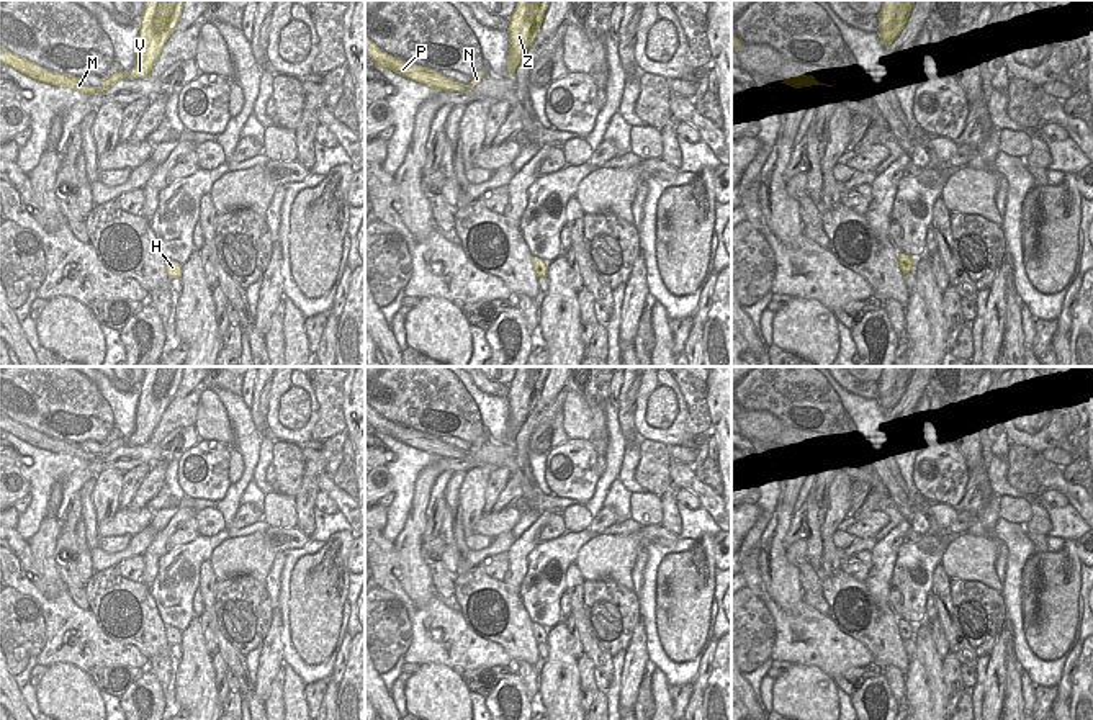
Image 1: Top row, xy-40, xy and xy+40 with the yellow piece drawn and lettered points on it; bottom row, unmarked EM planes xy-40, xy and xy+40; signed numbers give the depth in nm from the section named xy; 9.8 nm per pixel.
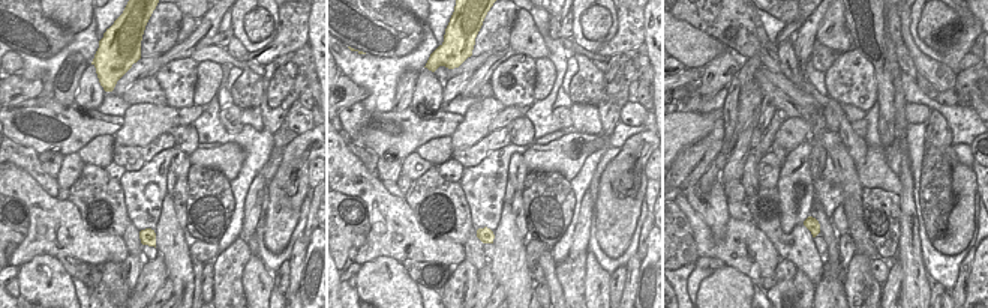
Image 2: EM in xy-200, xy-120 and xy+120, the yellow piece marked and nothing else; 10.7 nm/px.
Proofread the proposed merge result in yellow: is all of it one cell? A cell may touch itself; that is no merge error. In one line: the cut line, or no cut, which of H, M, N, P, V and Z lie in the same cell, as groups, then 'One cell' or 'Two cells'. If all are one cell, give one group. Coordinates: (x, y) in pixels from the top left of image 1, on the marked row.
Split along xy-40 (100, 85), (103, 89). Groups: H N V Z / M P. Two cells.

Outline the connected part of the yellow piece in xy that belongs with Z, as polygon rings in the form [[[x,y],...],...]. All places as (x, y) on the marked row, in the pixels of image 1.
[[[517,0],[512,15],[509,16],[509,56],[507,56],[507,72],[509,77],[514,75],[517,65],[527,54],[530,44],[533,43],[550,0]]]

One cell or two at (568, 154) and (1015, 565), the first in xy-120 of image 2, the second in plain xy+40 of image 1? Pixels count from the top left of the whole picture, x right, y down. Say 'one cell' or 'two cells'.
two cells

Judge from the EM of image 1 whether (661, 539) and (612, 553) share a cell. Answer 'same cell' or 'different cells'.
same cell

